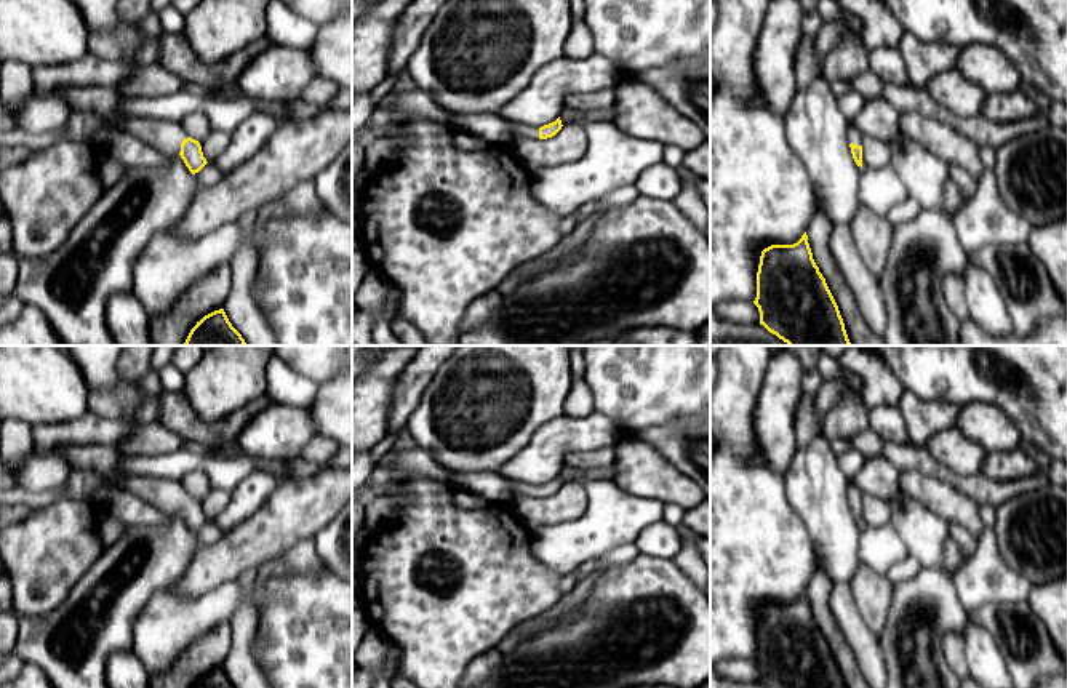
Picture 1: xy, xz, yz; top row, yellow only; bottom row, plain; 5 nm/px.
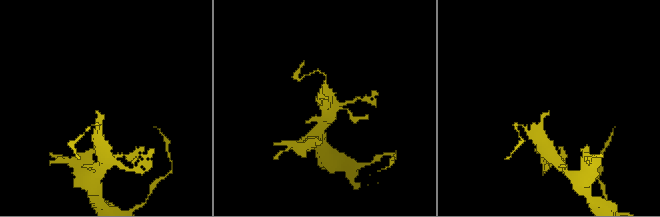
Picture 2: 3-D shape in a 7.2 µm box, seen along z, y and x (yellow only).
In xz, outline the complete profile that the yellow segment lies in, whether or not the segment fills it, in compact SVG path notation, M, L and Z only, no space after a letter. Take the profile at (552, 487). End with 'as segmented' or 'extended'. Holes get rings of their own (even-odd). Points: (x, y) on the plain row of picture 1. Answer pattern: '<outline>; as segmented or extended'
M558 475L555 480L544 483L541 486L523 485L523 483L512 482L512 480L510 480L510 485L512 485L515 496L547 498L547 496L555 494L561 488L563 483Z; extended

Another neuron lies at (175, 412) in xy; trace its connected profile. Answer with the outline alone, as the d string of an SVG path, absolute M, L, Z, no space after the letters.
M163 392L160 395L157 421L184 437L187 442L218 446L229 440L237 442L242 429L251 421L251 418L270 403L270 397L262 394L224 419L205 422L195 414L184 392Z

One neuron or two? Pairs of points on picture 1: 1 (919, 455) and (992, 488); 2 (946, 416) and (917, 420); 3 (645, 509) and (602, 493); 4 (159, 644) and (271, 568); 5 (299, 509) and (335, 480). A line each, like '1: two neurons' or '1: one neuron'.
1: one neuron
2: one neuron
3: one neuron
4: one neuron
5: one neuron

